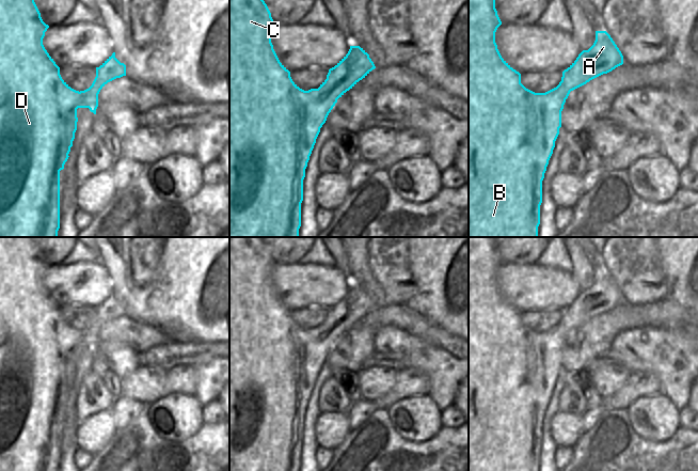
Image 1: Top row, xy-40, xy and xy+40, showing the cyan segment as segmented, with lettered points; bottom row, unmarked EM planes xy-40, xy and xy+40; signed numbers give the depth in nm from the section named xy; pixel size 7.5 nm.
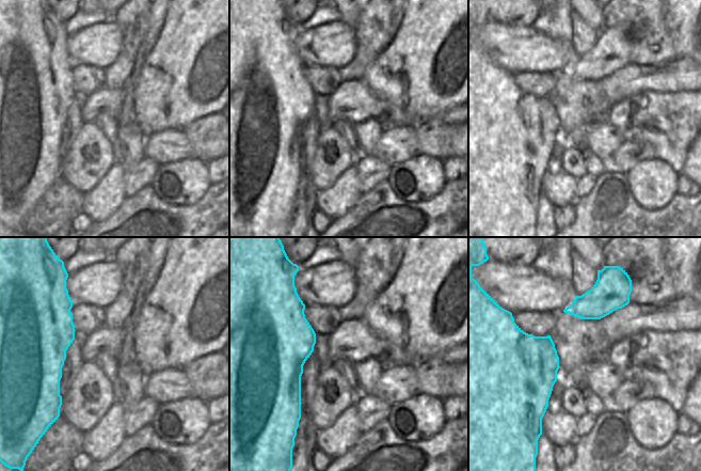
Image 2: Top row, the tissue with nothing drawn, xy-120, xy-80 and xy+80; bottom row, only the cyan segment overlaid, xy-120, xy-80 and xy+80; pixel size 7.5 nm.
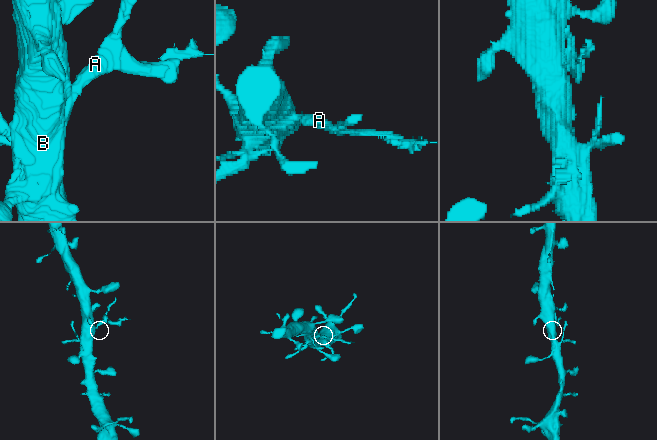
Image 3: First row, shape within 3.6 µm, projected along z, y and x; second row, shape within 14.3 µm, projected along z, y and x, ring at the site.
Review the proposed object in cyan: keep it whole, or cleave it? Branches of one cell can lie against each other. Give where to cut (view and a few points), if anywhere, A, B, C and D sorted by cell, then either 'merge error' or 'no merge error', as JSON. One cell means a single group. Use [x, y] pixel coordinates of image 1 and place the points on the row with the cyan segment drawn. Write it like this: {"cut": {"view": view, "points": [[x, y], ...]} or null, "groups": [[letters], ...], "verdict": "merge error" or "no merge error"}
{"cut": {"view": "xy", "points": [[317, 89], [321, 98], [336, 99]]}, "groups": [["A"], ["B", "C", "D"]], "verdict": "merge error"}

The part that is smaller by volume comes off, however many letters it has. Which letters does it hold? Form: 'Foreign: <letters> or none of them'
Foreign: A

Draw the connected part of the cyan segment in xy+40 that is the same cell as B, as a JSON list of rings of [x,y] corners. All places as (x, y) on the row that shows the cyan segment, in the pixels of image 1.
[[[469,0],[469,237],[538,237],[542,180],[559,135],[566,99],[559,98],[557,88],[535,93],[521,83],[521,74],[502,58],[497,49],[495,32],[501,25],[495,0]]]

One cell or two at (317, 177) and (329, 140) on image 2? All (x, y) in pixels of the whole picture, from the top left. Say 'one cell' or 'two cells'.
one cell

